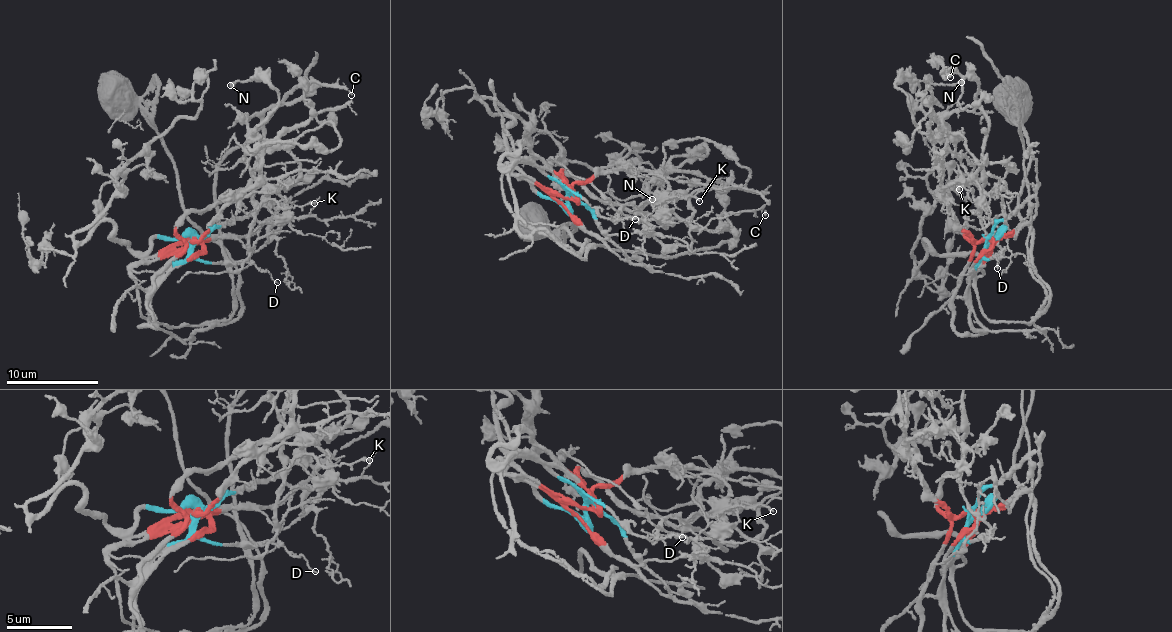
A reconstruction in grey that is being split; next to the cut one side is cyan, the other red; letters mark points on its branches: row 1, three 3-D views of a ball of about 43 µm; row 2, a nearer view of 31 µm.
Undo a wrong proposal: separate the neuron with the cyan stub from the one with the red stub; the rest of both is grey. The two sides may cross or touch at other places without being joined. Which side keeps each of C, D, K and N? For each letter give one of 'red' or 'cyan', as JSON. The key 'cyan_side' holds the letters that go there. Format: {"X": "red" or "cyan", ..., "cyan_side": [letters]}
{"C": "red", "D": "cyan", "K": "cyan", "N": "red", "cyan_side": ["D", "K"]}

